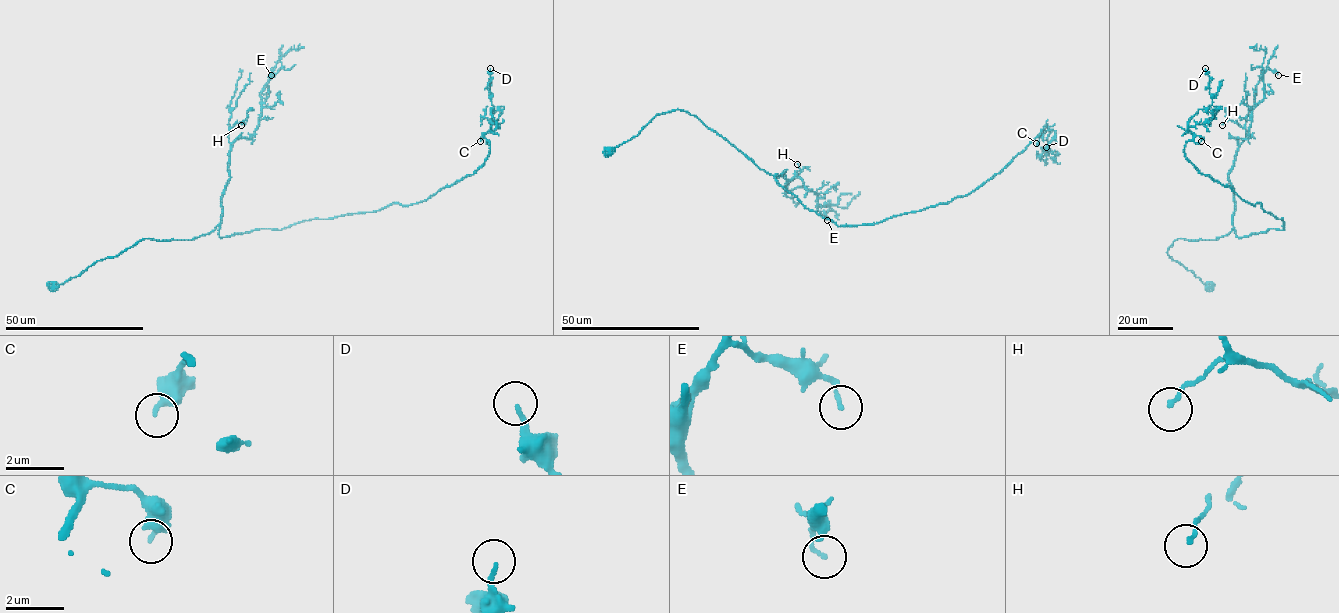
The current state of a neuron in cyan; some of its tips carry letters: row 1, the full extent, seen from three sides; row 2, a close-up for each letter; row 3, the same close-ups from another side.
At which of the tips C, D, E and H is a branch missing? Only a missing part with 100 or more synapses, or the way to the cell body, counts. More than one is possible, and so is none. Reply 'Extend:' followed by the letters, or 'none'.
Extend: none

